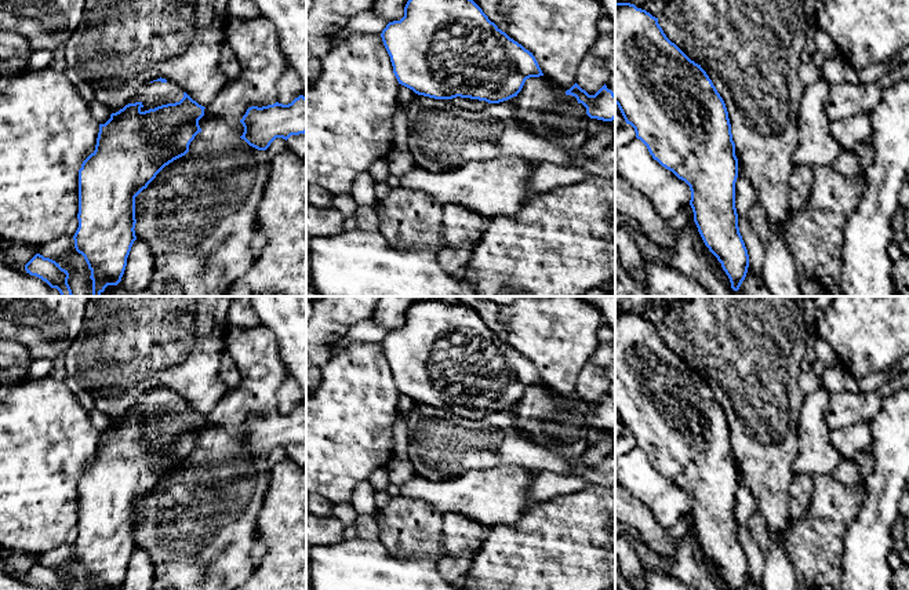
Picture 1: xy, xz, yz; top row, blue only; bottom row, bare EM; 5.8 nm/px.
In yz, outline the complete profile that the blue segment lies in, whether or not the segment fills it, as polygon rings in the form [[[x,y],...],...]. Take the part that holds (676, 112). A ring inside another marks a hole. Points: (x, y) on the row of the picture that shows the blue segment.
[[[615,3],[615,103],[652,159],[690,186],[698,232],[738,291],[749,255],[738,227],[738,159],[726,103],[701,65],[666,37],[658,18],[630,3]]]

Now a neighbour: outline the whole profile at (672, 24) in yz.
[[[670,0],[658,23],[666,37],[706,72],[723,98],[739,156],[738,168],[753,186],[772,226],[782,233],[792,215],[789,175],[799,134],[796,114],[806,87],[799,73],[800,55],[808,39],[804,0]]]

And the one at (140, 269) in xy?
[[[137,238],[131,247],[120,283],[128,291],[142,291],[149,287],[153,273],[154,259],[150,247],[148,243]]]

